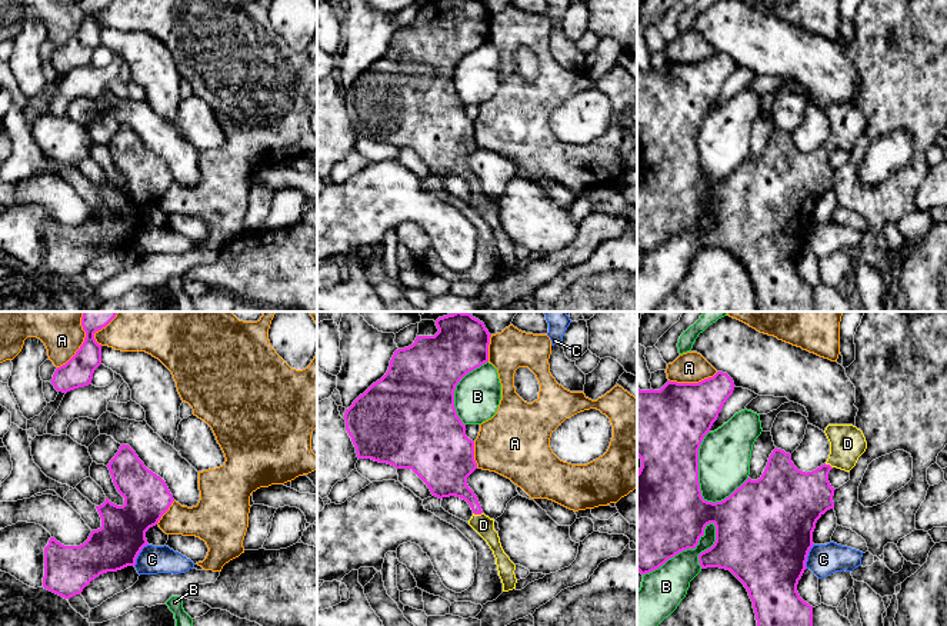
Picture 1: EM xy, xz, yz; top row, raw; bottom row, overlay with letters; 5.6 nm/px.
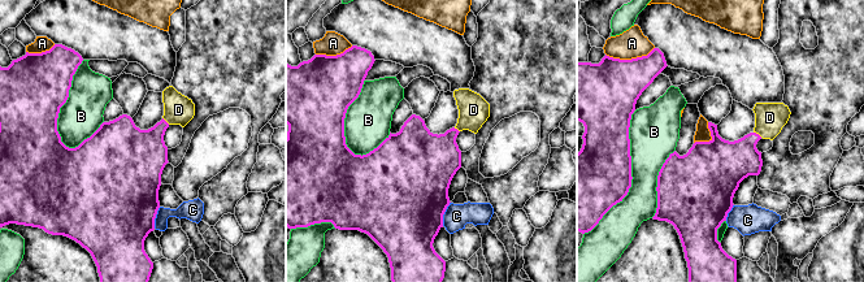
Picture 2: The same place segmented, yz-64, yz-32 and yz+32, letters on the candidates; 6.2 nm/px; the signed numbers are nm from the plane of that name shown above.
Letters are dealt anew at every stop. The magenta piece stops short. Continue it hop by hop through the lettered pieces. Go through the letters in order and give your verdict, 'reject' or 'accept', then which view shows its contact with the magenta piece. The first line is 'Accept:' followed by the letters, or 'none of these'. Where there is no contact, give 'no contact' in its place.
Accept: D
A: reject; contact in xy
B: reject; contact in yz
C: reject; contact in yz
D: accept; contact in xz

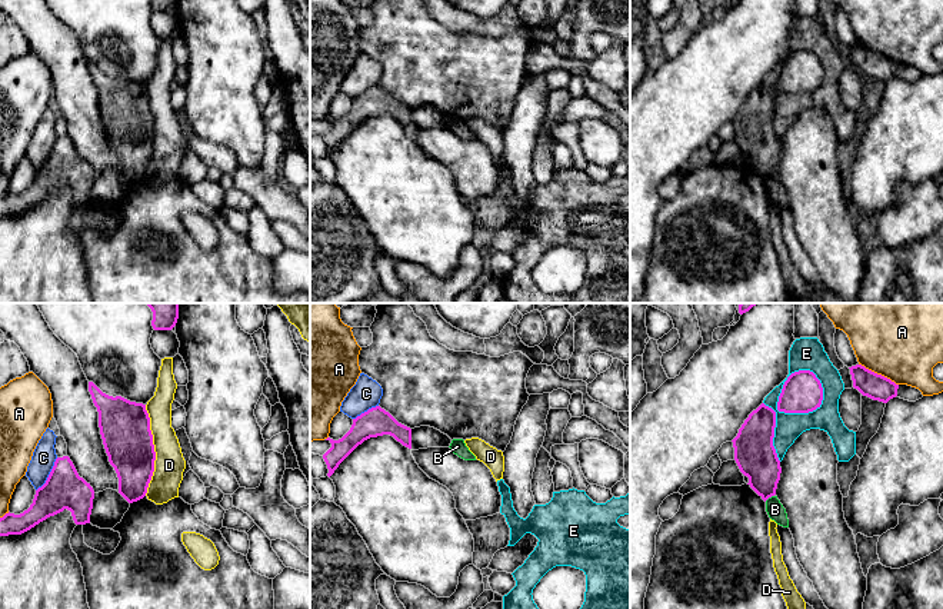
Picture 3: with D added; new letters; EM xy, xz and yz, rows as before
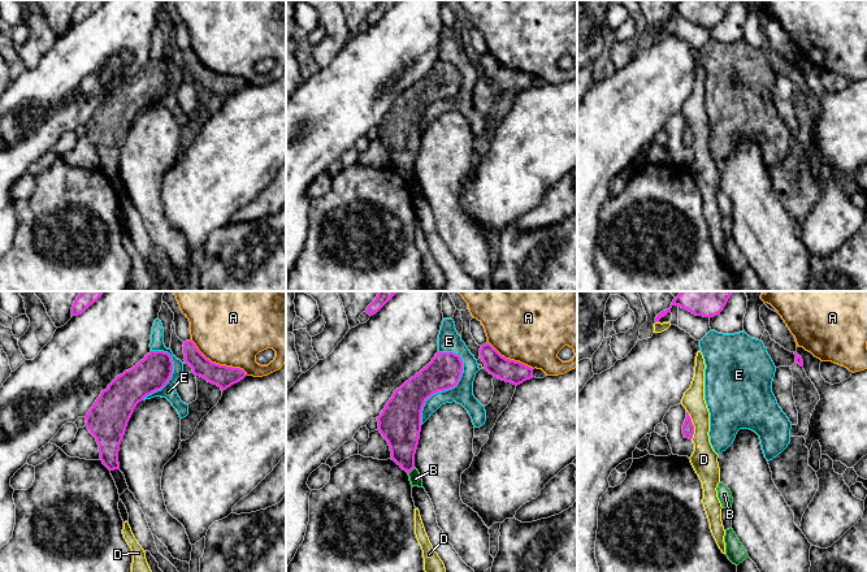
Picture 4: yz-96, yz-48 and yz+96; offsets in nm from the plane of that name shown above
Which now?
Accept: none of these
A: reject; contact in yz
B: reject; contact in yz
C: reject; contact in xy
D: reject; contact in xy
E: reject; contact in yz

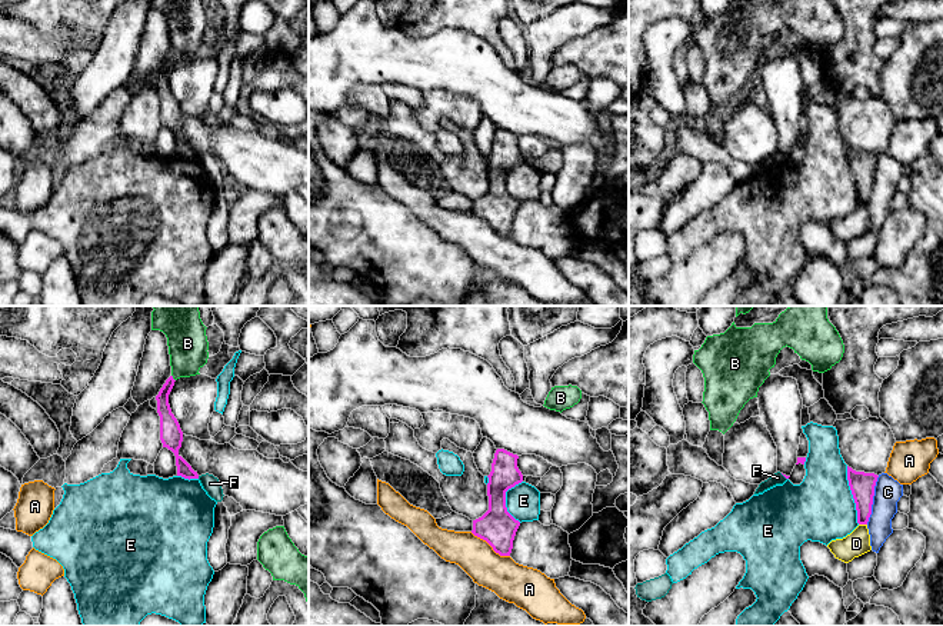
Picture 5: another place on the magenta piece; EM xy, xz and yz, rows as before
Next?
Accept: none of these
A: reject; contact in xz
B: reject; contact in xy
C: reject; contact in yz
D: reject; contact in yz
E: reject; contact in yz
F: reject; contact in yz

